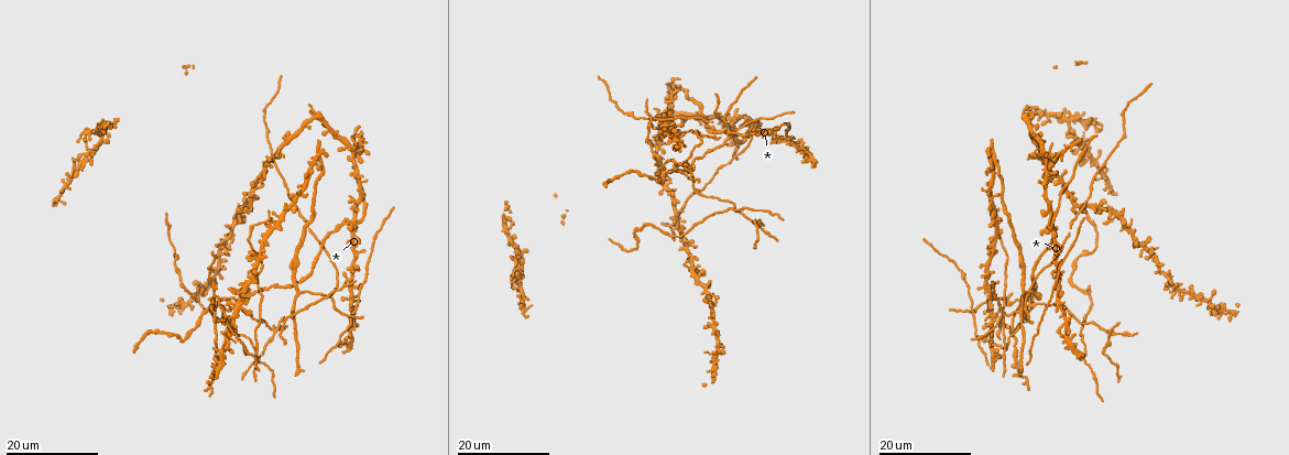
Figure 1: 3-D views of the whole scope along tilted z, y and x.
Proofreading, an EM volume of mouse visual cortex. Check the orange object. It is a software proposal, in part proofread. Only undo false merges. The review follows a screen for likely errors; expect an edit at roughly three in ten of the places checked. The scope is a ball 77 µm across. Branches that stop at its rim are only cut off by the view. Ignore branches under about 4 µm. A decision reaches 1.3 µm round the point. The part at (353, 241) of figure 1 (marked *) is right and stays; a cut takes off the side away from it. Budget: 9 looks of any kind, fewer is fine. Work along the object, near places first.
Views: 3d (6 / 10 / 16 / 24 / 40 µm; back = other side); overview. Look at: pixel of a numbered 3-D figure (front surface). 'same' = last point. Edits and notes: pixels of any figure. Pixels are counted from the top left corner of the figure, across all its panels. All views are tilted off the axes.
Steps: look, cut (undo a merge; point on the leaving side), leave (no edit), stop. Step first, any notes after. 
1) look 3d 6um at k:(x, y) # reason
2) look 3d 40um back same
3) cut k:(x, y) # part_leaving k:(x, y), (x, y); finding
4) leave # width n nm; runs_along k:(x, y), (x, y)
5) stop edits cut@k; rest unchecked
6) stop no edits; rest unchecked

look 3d 24um at 1:(297, 295) # three arms meet

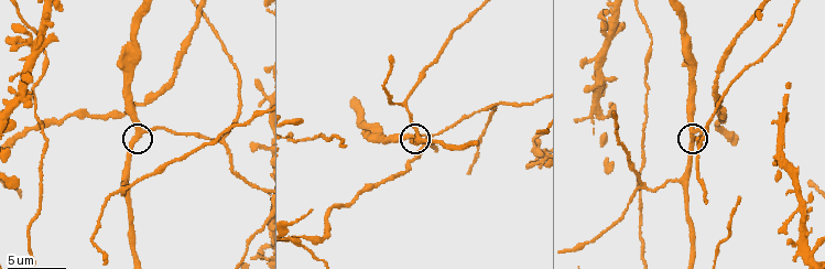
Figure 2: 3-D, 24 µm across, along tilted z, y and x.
look 3d 6um at 2:(142, 134)

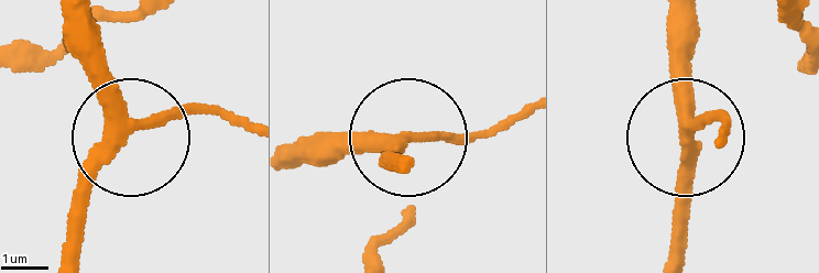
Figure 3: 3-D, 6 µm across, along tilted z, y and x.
look 3d 6um back at 3:(689, 127)

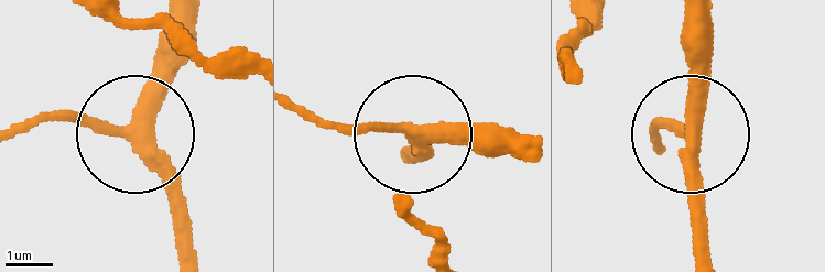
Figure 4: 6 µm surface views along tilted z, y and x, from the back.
leave # width 280 nm; runs_along 4:(697, 21), (692, 130), (706, 240); one neuron here

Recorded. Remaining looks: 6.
look 3d 10um at 2:(681, 181) # arms part here

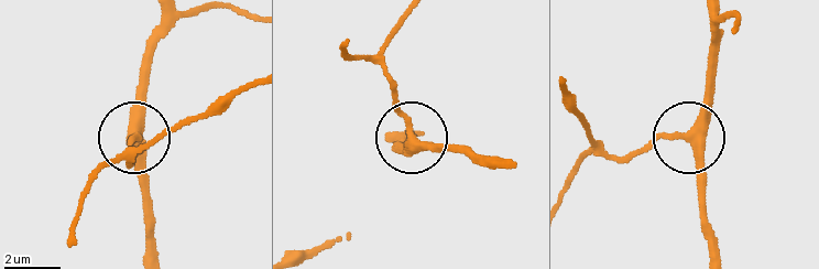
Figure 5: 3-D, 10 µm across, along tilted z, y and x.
leave # continuous, no second neuron

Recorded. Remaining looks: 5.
look 3d 16um at 1:(673, 235) # three arms meet

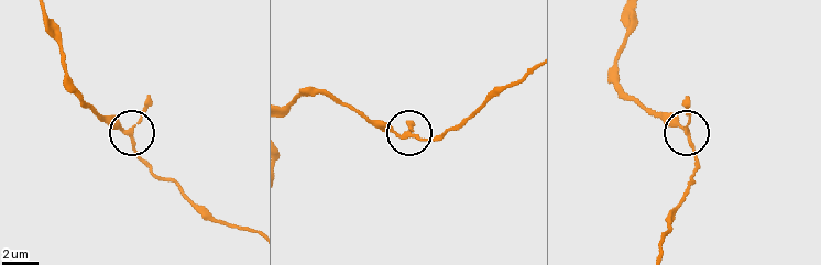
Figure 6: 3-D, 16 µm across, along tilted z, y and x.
look 3d 10um at 6:(409, 136) # closer look

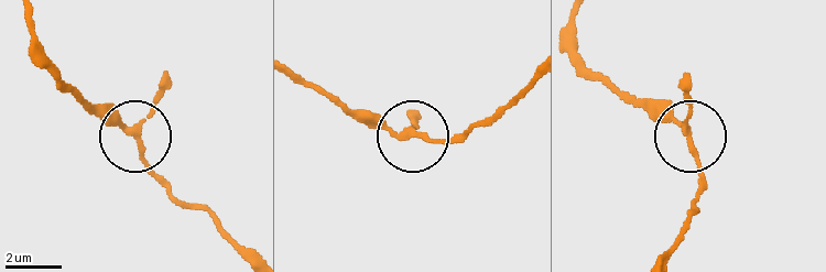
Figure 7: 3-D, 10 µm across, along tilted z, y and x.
look 3d 10um back at 7:(135, 132) # other side

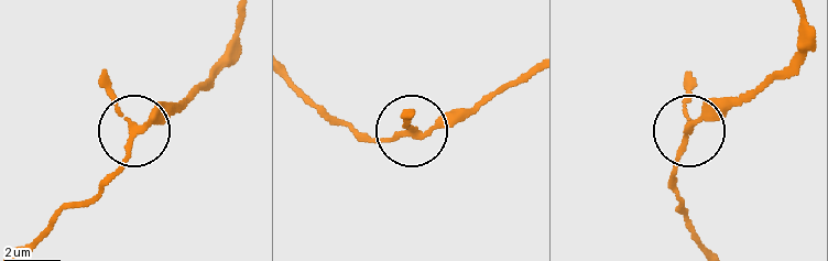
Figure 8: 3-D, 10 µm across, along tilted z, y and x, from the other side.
leave # runs_along 8:(294, 87), (382, 141), (435, 128), (474, 107); one neuron here

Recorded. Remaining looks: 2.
look 3d 10um at 2:(487, 107) # branch point

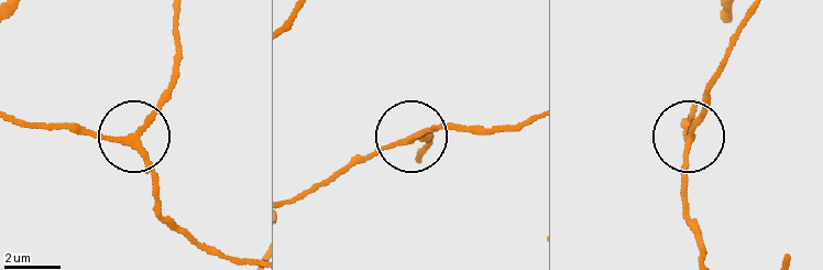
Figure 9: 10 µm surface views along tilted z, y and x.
look 3d 10um back at 9:(136, 141)

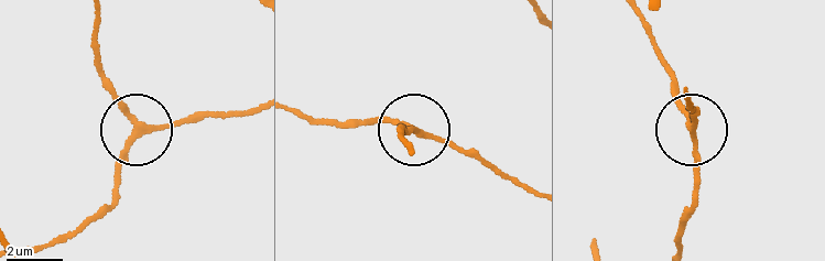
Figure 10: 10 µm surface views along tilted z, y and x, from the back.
leave # arms 3; runs_along 10:(251, 108), (195, 113), (143, 130), (121, 163), (110, 210); all the same neuron

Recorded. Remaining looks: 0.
stop no edits; rest unchecked

